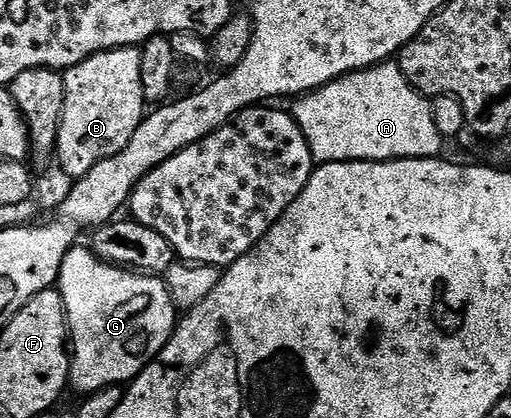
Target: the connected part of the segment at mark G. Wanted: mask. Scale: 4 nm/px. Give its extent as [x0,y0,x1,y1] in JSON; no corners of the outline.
[59,244,179,396]

